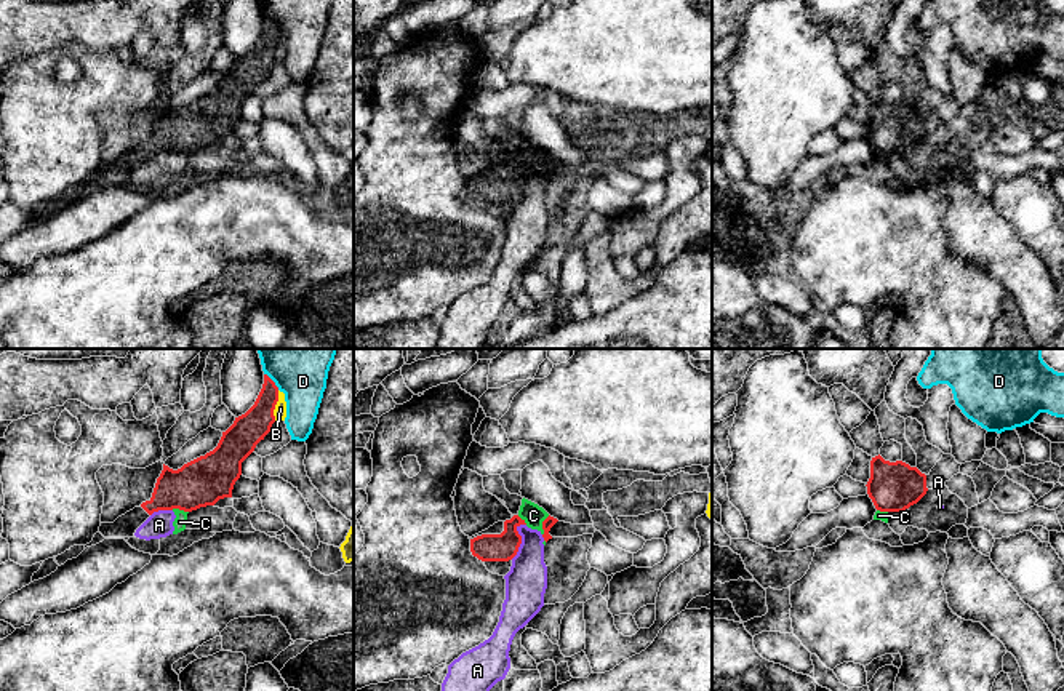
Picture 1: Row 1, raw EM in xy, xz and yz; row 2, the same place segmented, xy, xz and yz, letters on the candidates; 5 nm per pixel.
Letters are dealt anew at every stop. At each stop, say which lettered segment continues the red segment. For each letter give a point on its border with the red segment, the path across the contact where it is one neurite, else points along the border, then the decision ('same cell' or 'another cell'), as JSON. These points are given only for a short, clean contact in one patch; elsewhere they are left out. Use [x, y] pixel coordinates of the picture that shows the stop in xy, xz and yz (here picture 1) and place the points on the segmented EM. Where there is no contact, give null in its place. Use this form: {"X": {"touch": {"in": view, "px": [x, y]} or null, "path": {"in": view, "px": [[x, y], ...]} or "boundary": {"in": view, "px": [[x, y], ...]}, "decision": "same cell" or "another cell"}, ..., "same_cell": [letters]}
{"A": {"touch": {"in": "xz", "px": [520, 539]}, "boundary": {"in": "xz", "px": [[525, 523], [517, 528], [520, 546], [511, 559]]}, "decision": "another cell"}, "B": {"touch": {"in": "xy", "px": [276, 403]}, "decision": "another cell"}, "C": {"touch": {"in": "xz", "px": [543, 525]}, "boundary": {"in": "xz", "px": [[549, 515], [543, 522], [543, 535]]}, "decision": "another cell"}, "D": {"touch": {"in": "xy", "px": [272, 381]}, "boundary": {"in": "xy", "px": [[264, 373], [279, 389]]}, "decision": "another cell"}, "same_cell": []}

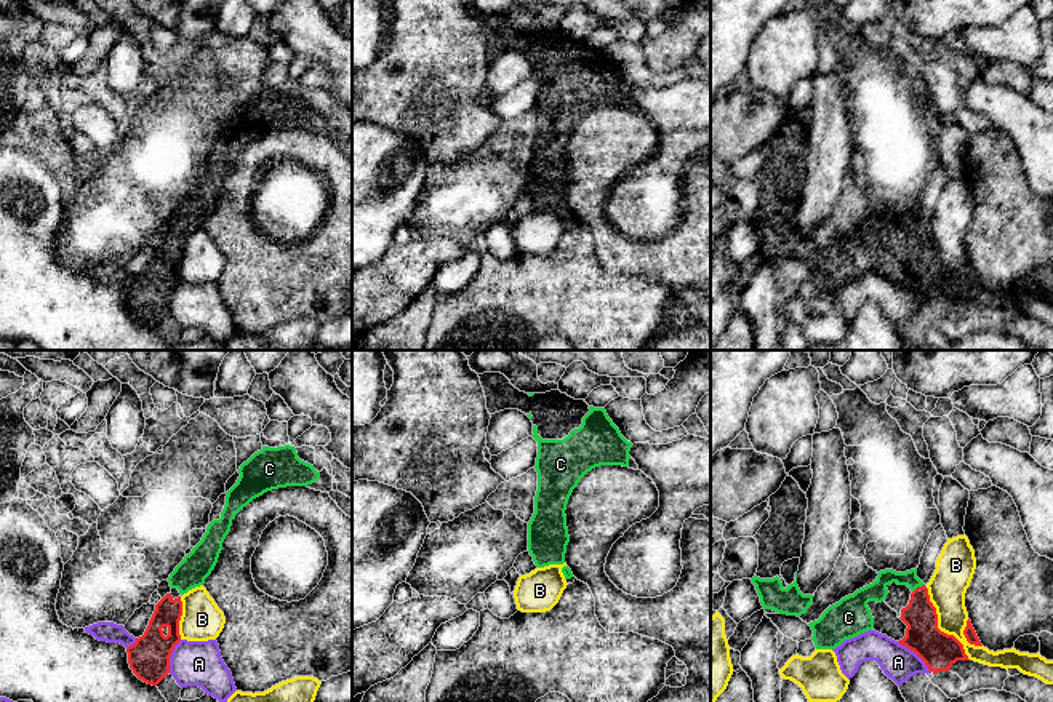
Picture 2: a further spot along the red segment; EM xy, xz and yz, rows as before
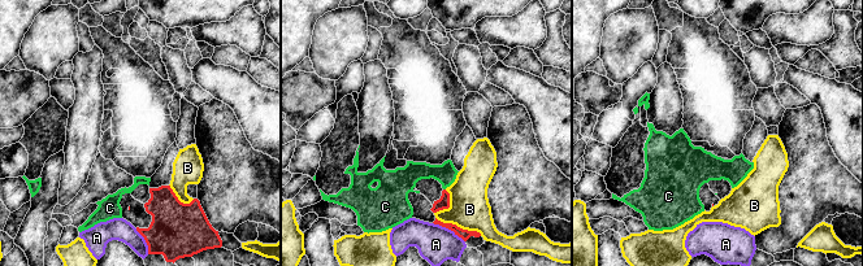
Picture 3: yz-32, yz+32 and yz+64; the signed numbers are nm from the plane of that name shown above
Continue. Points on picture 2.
{"A": {"touch": {"in": "yz", "px": [916, 653]}, "decision": "another cell"}, "B": {"touch": {"in": "yz", "px": [936, 627]}, "decision": "another cell"}, "C": {"touch": {"in": "yz", "px": [917, 587]}, "decision": "same cell"}, "same_cell": ["C"]}

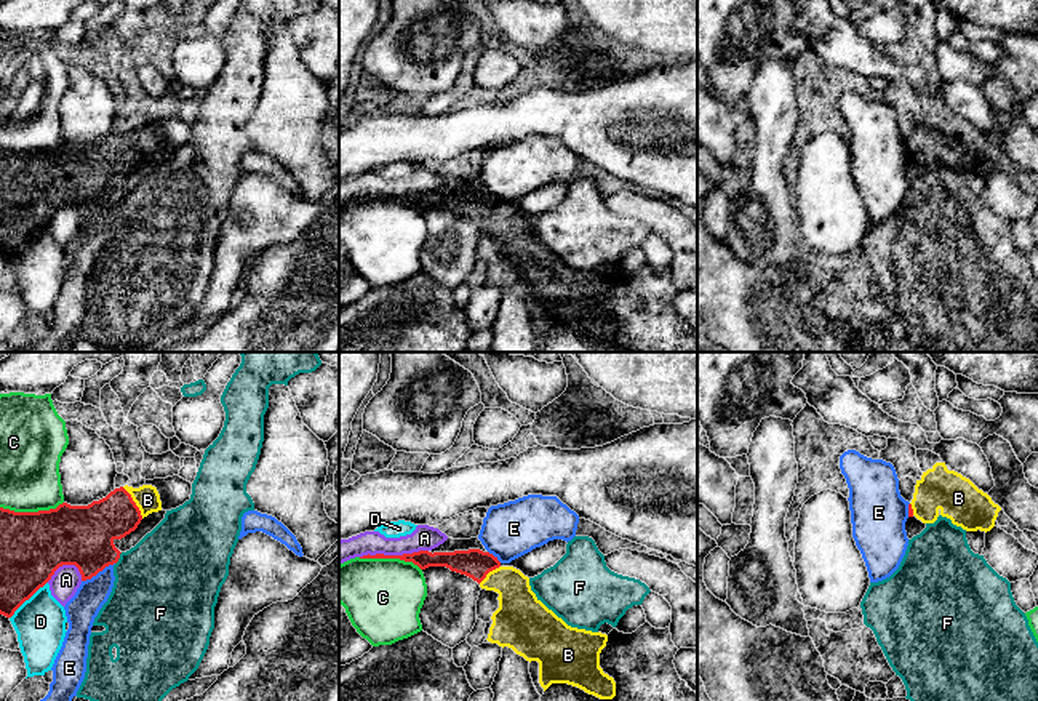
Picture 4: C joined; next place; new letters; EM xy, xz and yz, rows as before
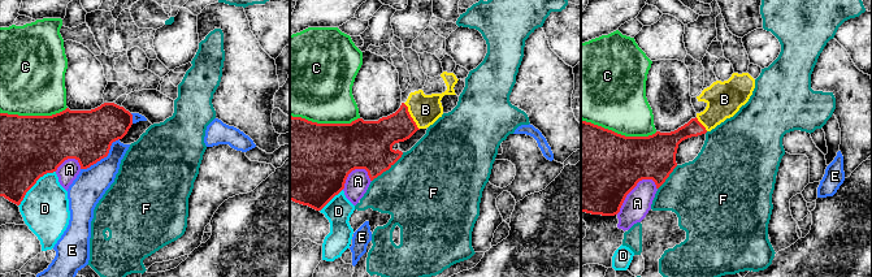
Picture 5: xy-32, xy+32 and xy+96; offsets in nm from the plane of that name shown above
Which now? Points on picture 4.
{"A": {"touch": {"in": "xz", "px": [394, 556]}, "decision": "another cell"}, "B": {"touch": {"in": "xy", "px": [135, 503]}, "path": {"in": "xy", "px": [[93, 528], [135, 503], [147, 500]]}, "decision": "same cell"}, "C": {"touch": {"in": "xy", "px": [31, 512]}, "decision": "another cell"}, "D": {"touch": {"in": "xy", "px": [27, 599]}, "decision": "another cell"}, "E": {"touch": {"in": "xy", "px": [98, 572]}, "boundary": {"in": "xy", "px": [[114, 562], [82, 581]]}, "decision": "another cell"}, "F": {"touch": {"in": "xy", "px": [119, 557]}, "boundary": {"in": "xy", "px": [[122, 552], [115, 564]]}, "decision": "another cell"}, "same_cell": ["B"]}

